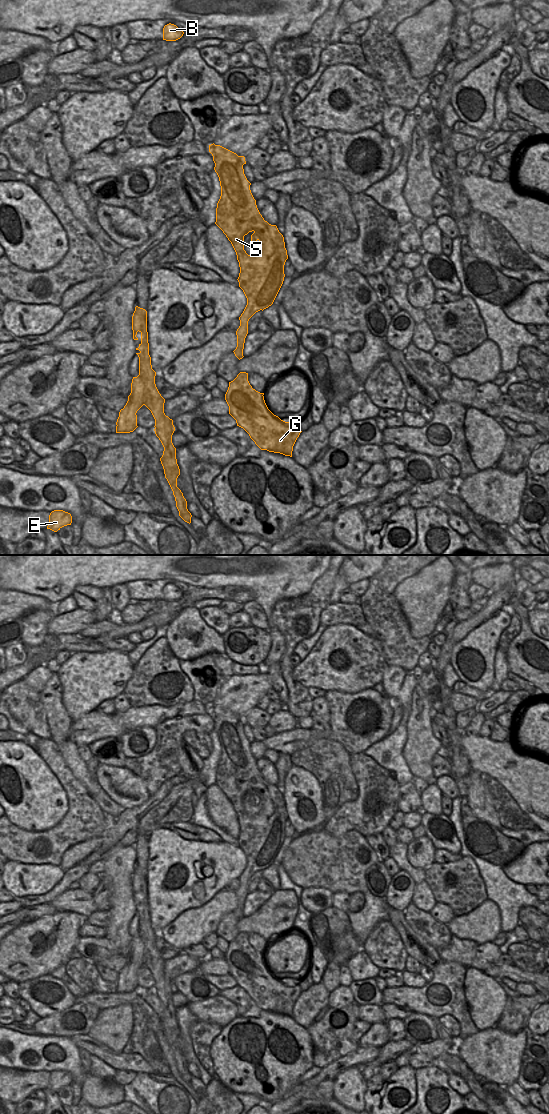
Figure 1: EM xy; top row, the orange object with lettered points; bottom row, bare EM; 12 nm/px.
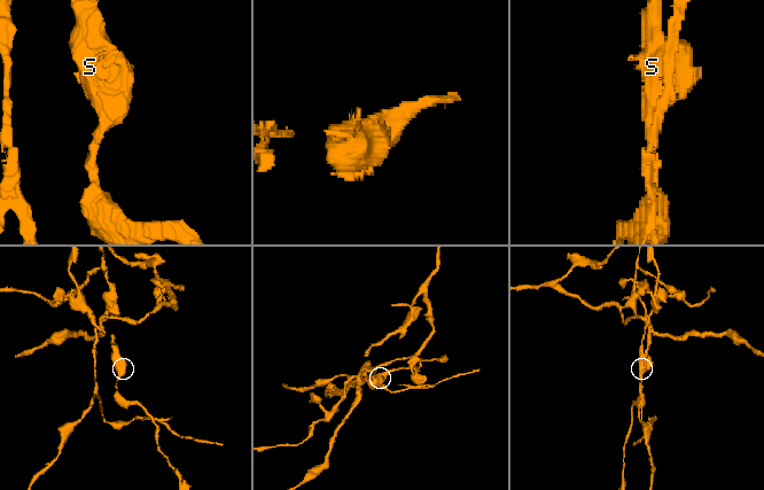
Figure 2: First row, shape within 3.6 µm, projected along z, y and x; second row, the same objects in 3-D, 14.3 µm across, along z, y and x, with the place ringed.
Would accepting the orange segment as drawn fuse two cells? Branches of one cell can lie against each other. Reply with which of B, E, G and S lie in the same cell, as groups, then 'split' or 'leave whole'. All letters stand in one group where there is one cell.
groups B G S / E; split

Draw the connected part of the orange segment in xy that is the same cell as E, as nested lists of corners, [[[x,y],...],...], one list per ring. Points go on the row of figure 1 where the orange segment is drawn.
[[[54,510],[49,515],[49,524],[47,529],[57,532],[62,527],[71,525],[72,516],[70,513],[63,510]]]

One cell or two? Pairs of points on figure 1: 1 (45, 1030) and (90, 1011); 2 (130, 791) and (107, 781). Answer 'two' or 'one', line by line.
1: one
2: one

